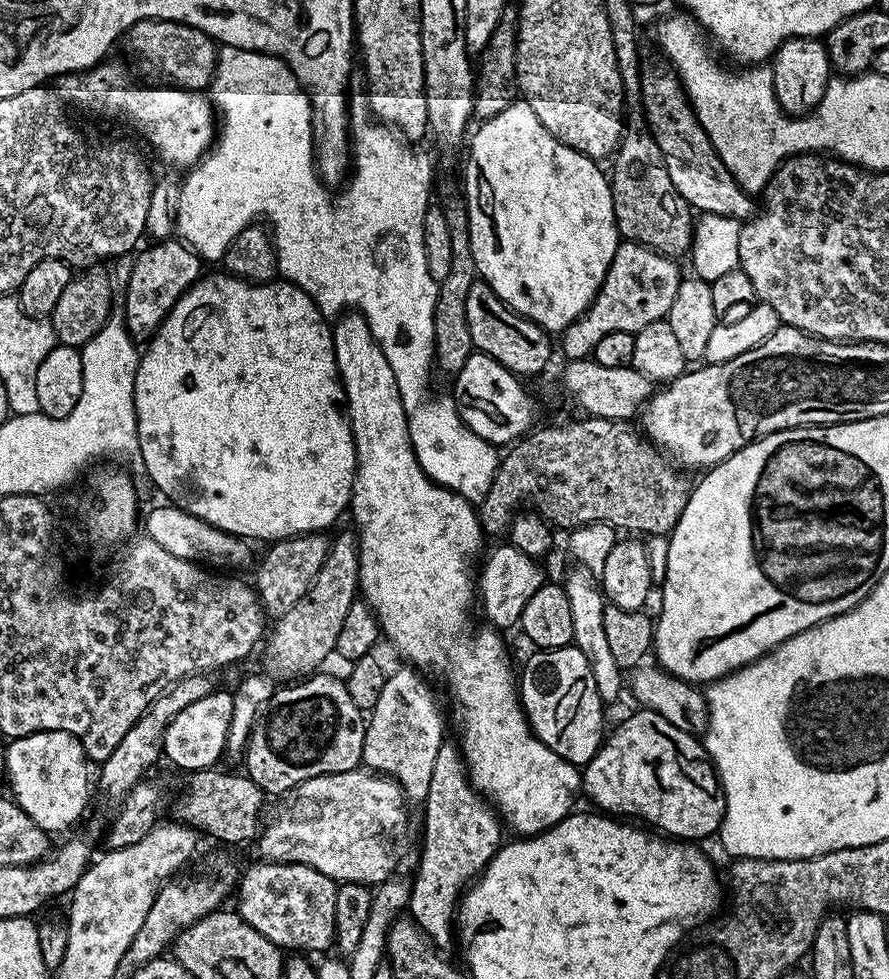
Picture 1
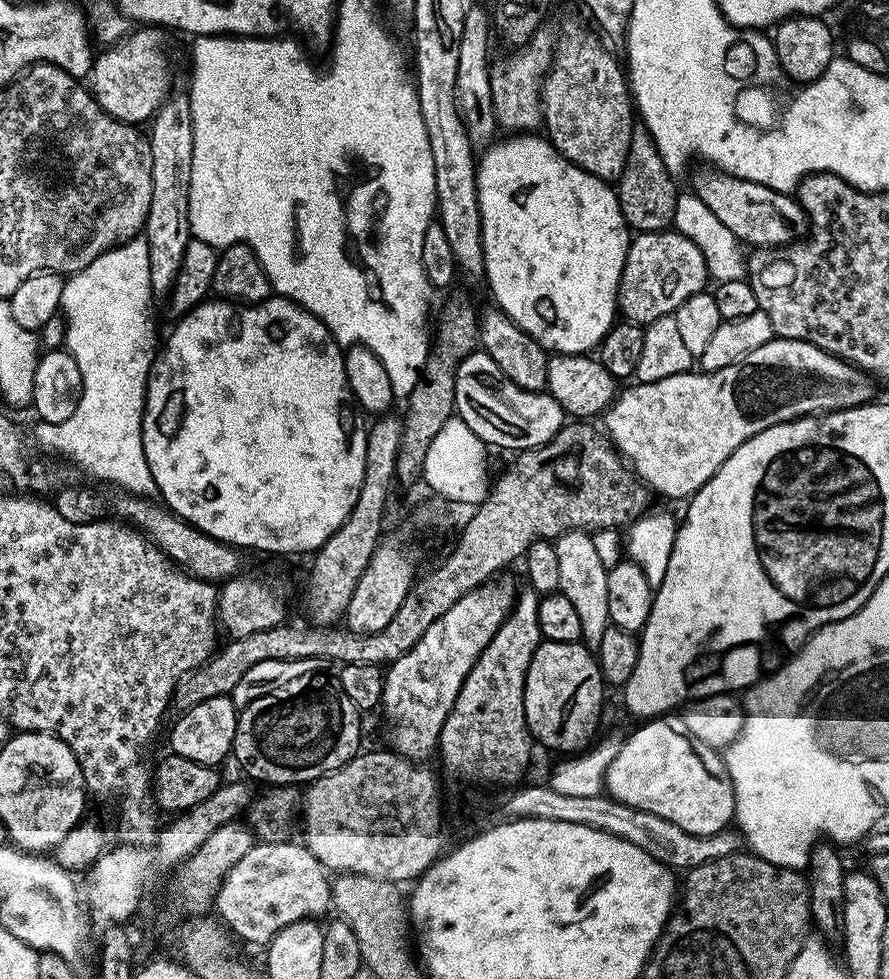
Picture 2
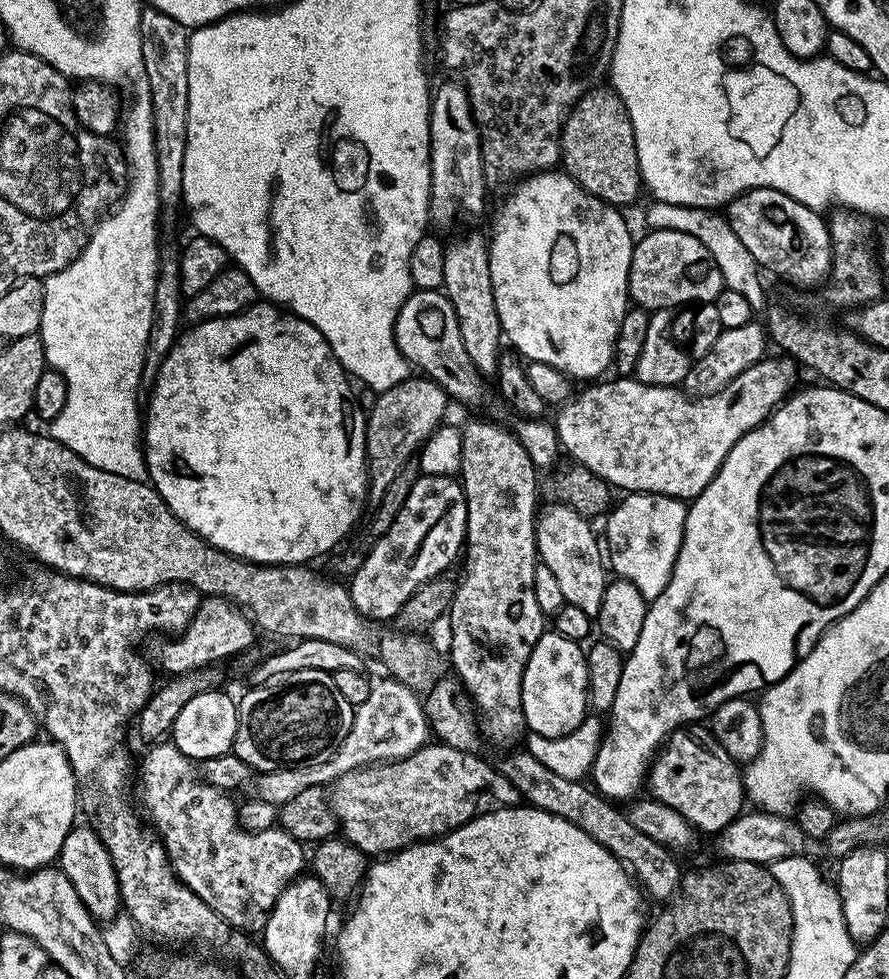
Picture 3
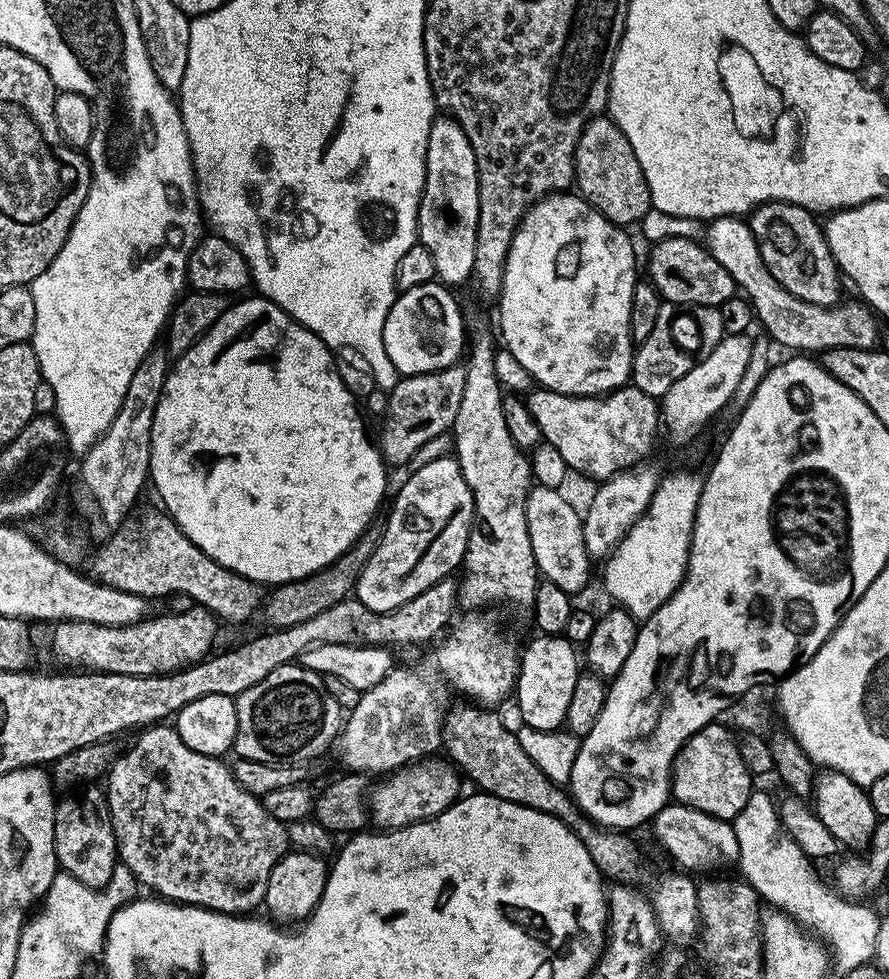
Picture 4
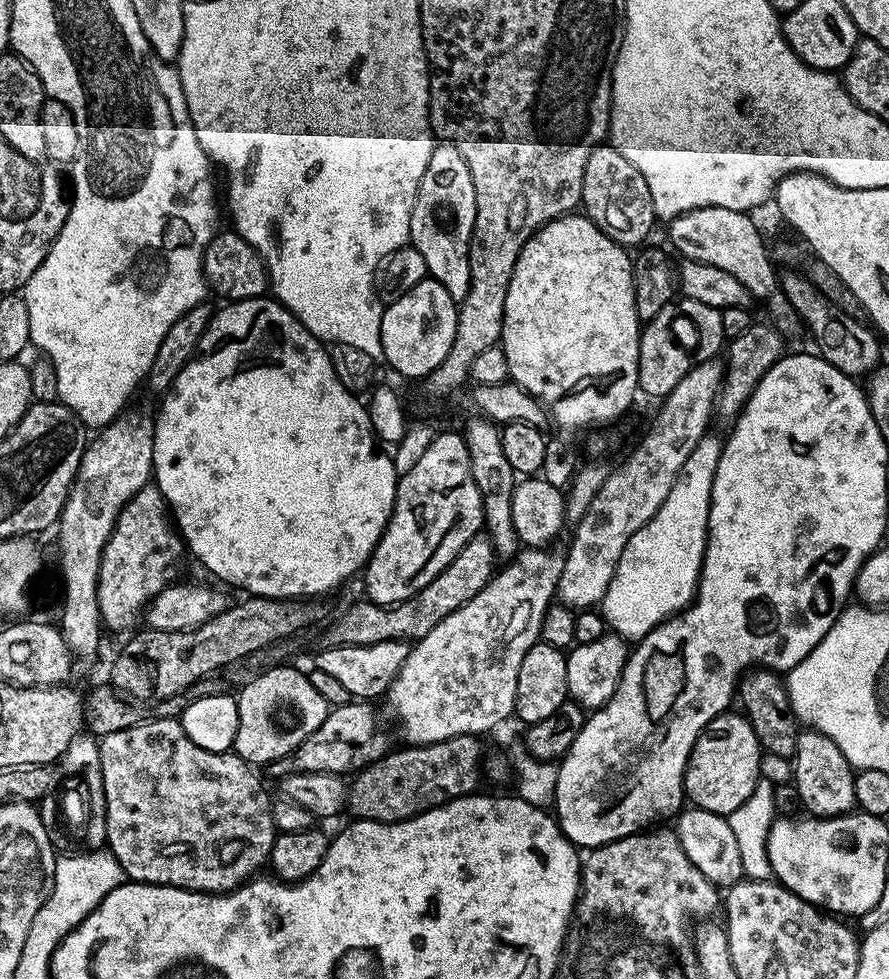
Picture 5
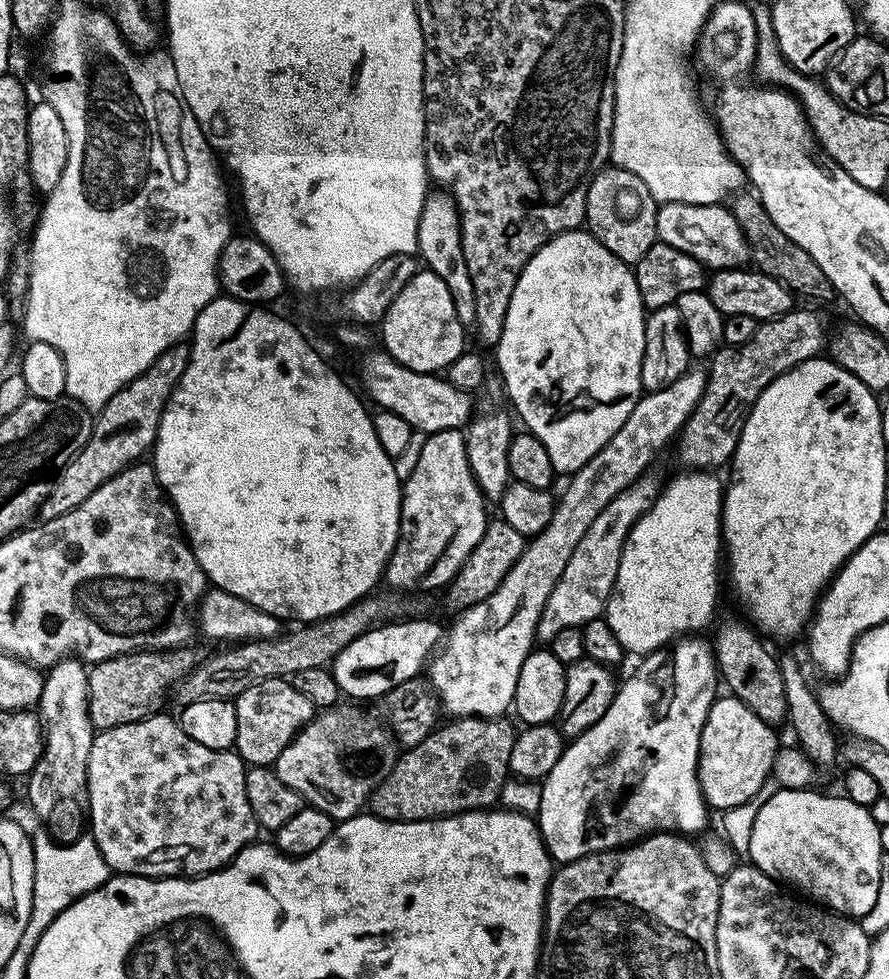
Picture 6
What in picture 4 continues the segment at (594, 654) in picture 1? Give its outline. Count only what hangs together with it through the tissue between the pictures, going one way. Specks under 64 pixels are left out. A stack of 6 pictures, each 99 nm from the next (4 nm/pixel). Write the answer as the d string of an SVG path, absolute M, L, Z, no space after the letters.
M533 487L526 498L526 526L530 526L530 546L534 550L536 571L564 592L576 594L588 584L588 575L594 568L588 558L584 541L584 522L581 513L554 488Z

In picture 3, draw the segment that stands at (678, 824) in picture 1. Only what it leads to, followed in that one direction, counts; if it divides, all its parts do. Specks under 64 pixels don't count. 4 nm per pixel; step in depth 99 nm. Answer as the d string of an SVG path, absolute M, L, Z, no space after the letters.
M704 726L673 732L656 753L646 784L649 789L652 787L651 799L673 807L701 833L719 834L729 822L741 815L743 804L746 804L741 765L732 760Z

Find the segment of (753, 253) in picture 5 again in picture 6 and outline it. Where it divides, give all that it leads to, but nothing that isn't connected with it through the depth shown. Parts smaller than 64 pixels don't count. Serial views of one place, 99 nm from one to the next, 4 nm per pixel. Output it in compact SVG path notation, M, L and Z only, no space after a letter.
M666 204L657 209L657 239L690 254L706 268L730 269L747 265L752 248L733 211L724 204Z

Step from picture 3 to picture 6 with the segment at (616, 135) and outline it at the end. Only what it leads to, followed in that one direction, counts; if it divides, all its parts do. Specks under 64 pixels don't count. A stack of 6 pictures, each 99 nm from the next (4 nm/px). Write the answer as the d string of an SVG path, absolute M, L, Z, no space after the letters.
M605 166L597 172L590 182L586 194L587 231L592 233L610 254L614 254L624 264L635 266L657 244L656 213L658 205L655 198L646 190L646 182L638 178L638 174L630 174L630 170L622 170L615 166Z

